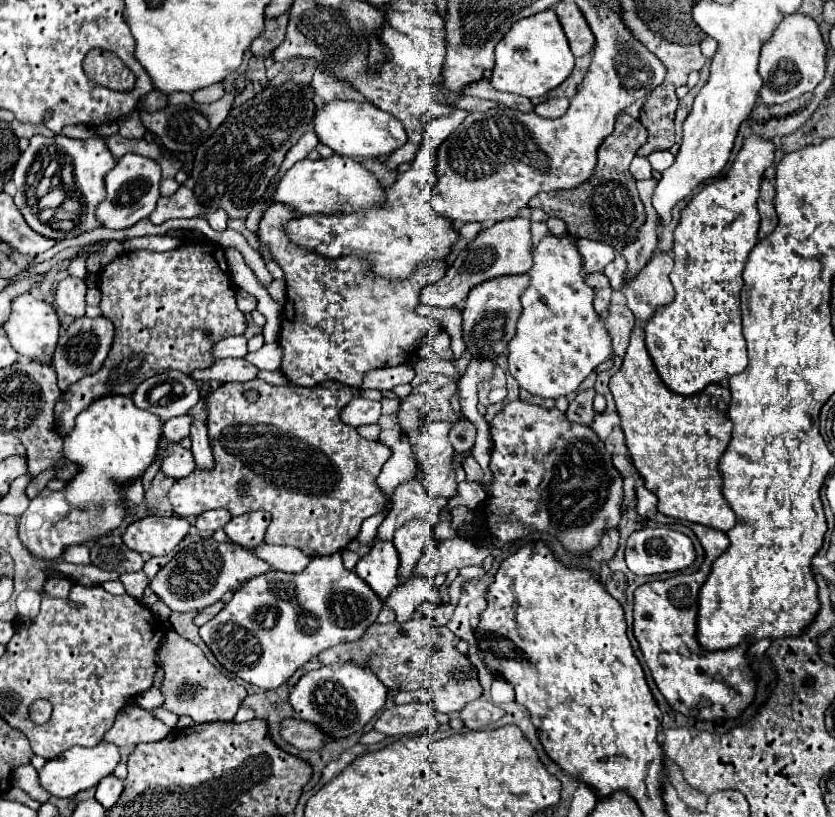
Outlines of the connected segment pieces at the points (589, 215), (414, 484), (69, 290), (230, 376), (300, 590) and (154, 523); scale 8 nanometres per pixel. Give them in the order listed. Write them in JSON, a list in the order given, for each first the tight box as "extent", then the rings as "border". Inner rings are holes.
[{"extent":[530,112,646,252],"border":[[[622,112],[616,118],[614,132],[598,150],[598,164],[594,168],[594,174],[586,182],[588,188],[556,190],[548,194],[542,192],[530,200],[530,208],[540,208],[548,216],[564,220],[570,236],[602,240],[606,244],[612,244],[620,252],[638,236],[638,230],[644,224],[644,206],[638,198],[636,180],[632,178],[628,168],[632,158],[636,156],[636,150],[646,142],[646,136],[646,128],[638,120]]]},{"extent":[374,472,446,542],"border":[[[418,472],[418,476],[406,484],[402,484],[396,494],[394,494],[394,506],[390,510],[390,514],[386,516],[386,520],[380,524],[374,542],[378,540],[392,540],[394,532],[408,524],[410,520],[414,520],[418,514],[424,516],[428,514],[432,508],[444,508],[446,500],[440,498],[432,498],[428,496],[428,492],[424,492],[424,484],[422,484],[422,472]]]},{"extent":[56,278,86,318],"border":[[[64,278],[58,282],[56,286],[56,304],[58,308],[72,316],[72,318],[82,318],[84,316],[84,308],[86,308],[86,284],[80,278]]]},{"extent":[192,358,258,384],"border":[[[224,358],[218,360],[212,368],[192,372],[192,378],[202,382],[216,380],[220,384],[226,384],[226,382],[248,382],[254,380],[256,374],[258,368],[252,368],[252,364],[248,364],[244,358]]]},{"extent":[200,554,384,690],"border":[[[340,554],[320,556],[312,558],[300,574],[266,572],[248,580],[244,588],[234,592],[234,598],[226,604],[226,608],[200,628],[200,638],[228,672],[262,690],[274,690],[288,682],[300,666],[314,660],[320,652],[342,642],[358,640],[364,630],[376,622],[382,606],[384,604],[380,604],[368,584],[344,568]]]},{"extent":[122,516,190,556],"border":[[[146,516],[130,524],[122,536],[124,544],[140,554],[148,556],[164,556],[178,546],[188,530],[190,520],[182,516]]]}]

